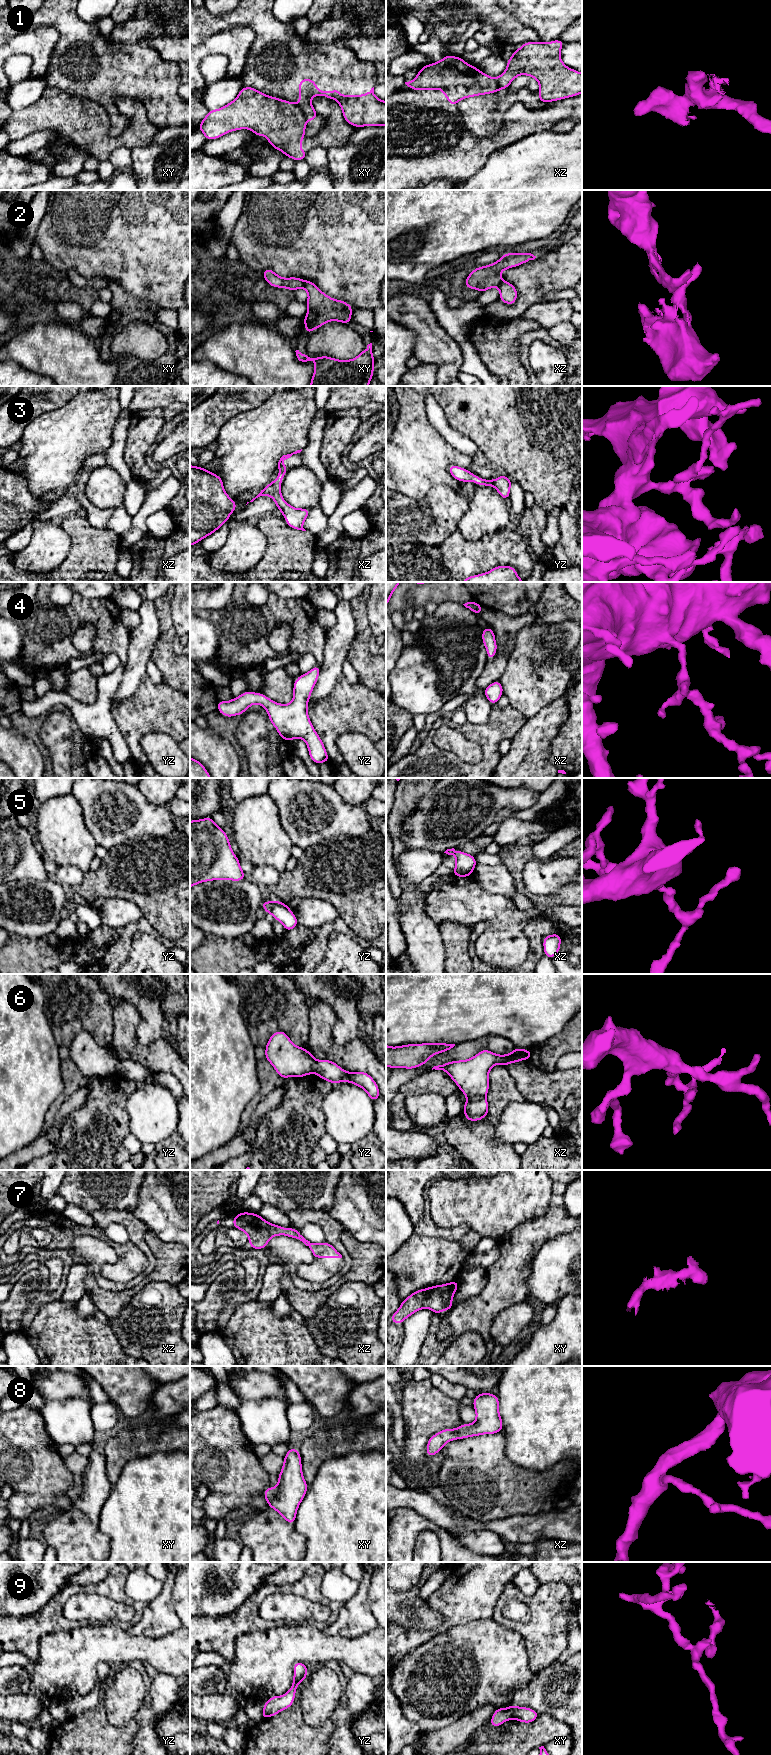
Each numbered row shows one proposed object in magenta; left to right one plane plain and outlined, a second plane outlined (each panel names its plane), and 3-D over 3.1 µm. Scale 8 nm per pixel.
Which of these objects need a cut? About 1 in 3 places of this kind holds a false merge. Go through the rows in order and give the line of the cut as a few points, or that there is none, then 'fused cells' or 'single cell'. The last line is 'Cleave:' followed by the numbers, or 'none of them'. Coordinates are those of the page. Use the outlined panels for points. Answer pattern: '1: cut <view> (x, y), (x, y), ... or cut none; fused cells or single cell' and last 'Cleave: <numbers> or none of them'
1: cut xy (298, 105), (306, 120); fused cells
2: cut xz (501, 280), (498, 287); fused cells
3: cut none; single cell
4: cut none; single cell
5: cut none; single cell
6: cut xz (484, 1097), (468, 1100); fused cells
7: cut none; single cell
8: cut none; single cell
9: cut xy (509, 1707), (513, 1717); fused cells
Cleave: 1, 2, 6, 9

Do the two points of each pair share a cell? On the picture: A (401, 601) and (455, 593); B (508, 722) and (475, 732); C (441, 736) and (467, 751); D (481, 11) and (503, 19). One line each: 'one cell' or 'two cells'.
A: one cell
B: one cell
C: one cell
D: one cell

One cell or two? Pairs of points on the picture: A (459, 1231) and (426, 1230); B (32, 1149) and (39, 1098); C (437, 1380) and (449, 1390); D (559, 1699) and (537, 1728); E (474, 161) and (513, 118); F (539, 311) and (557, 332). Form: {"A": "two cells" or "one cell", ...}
{"A": "one cell", "B": "two cells", "C": "one cell", "D": "two cells", "E": "one cell", "F": "two cells"}

